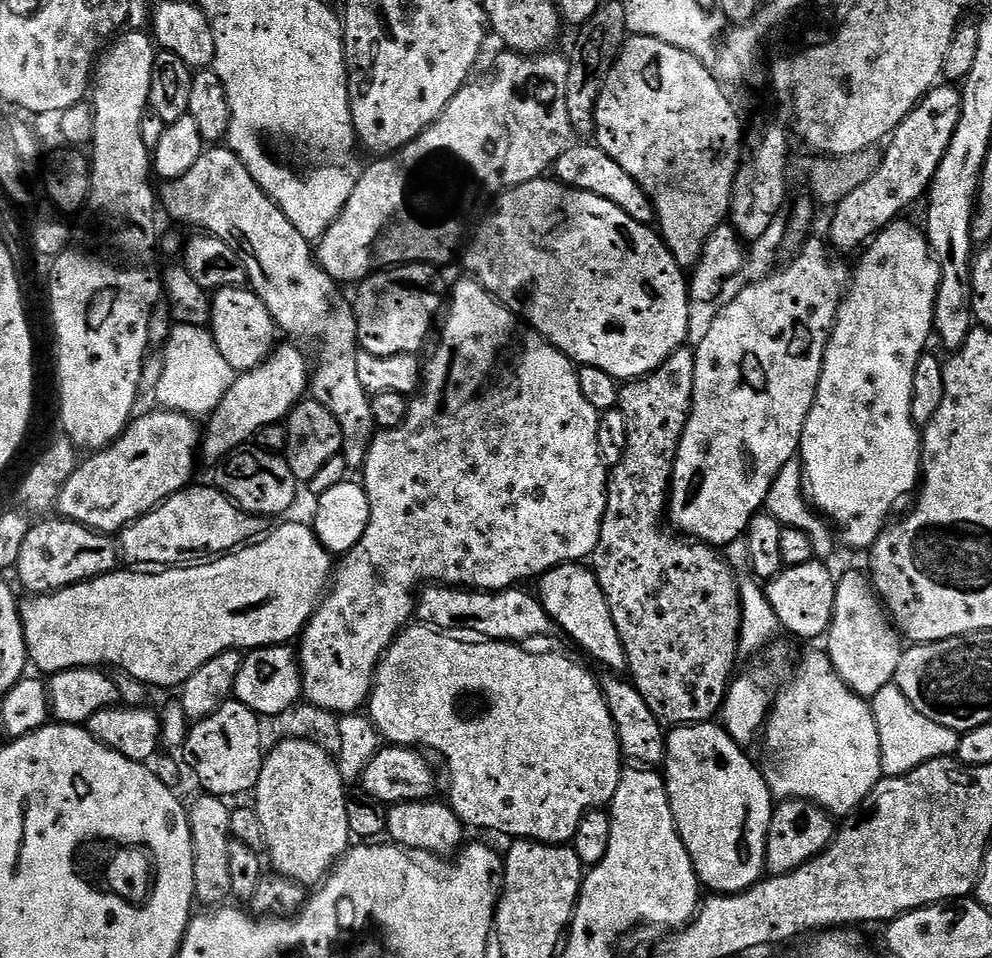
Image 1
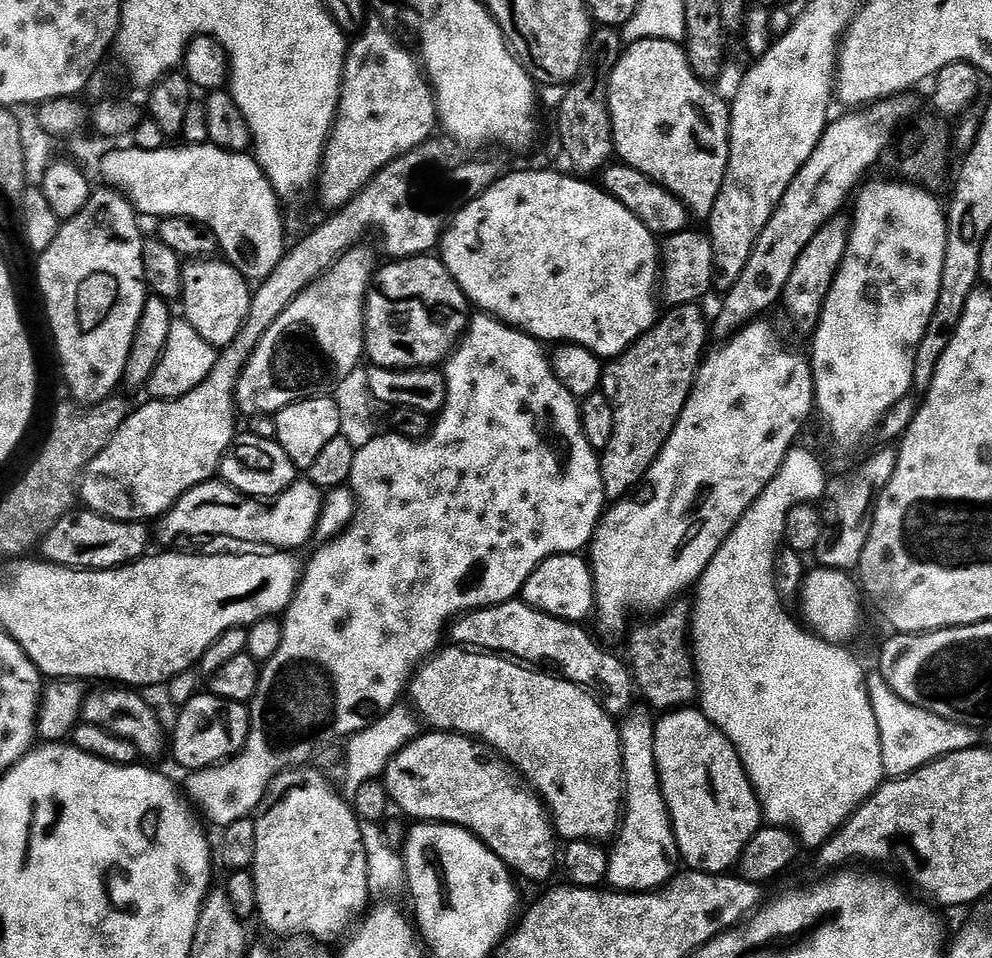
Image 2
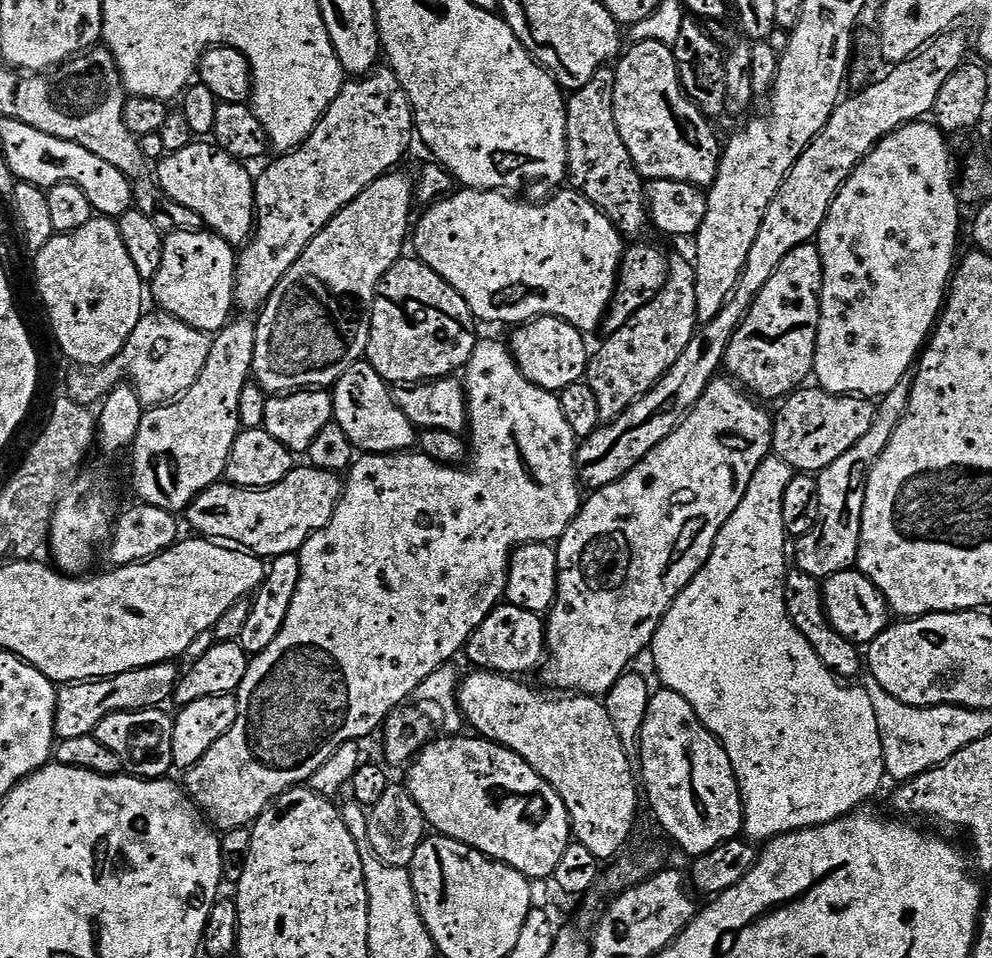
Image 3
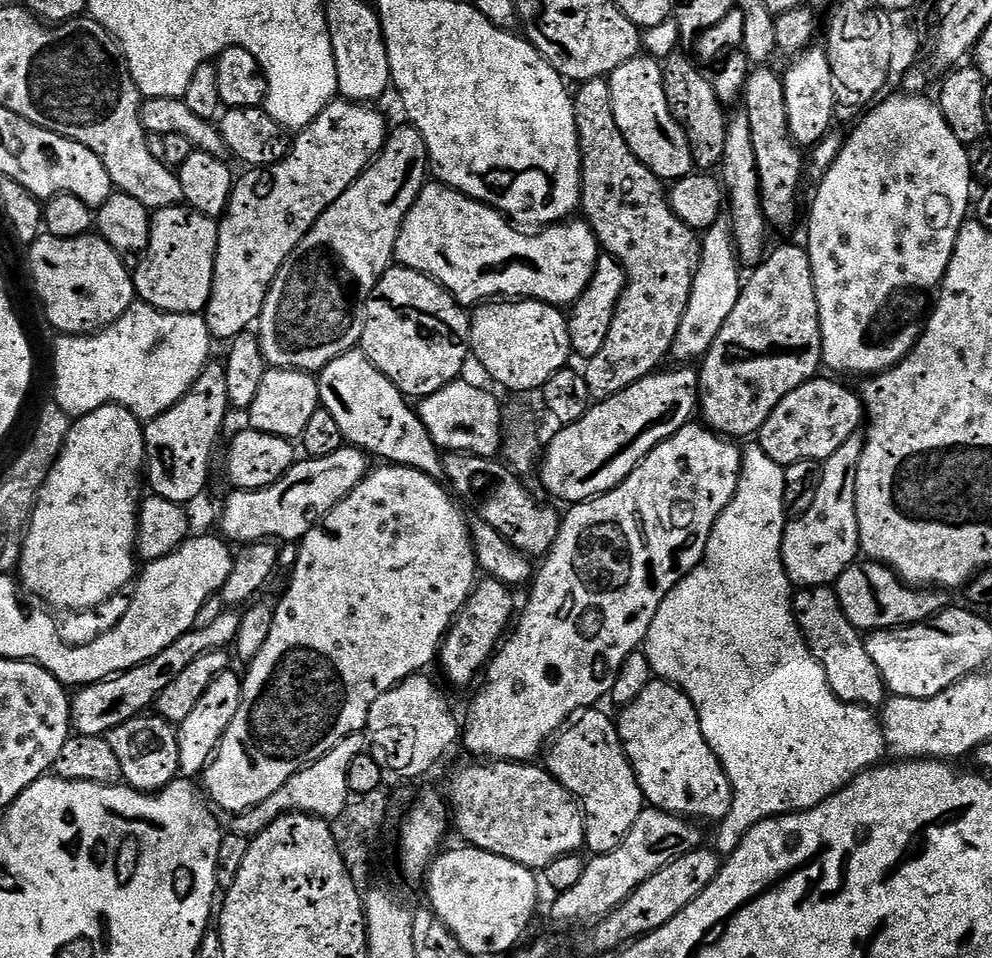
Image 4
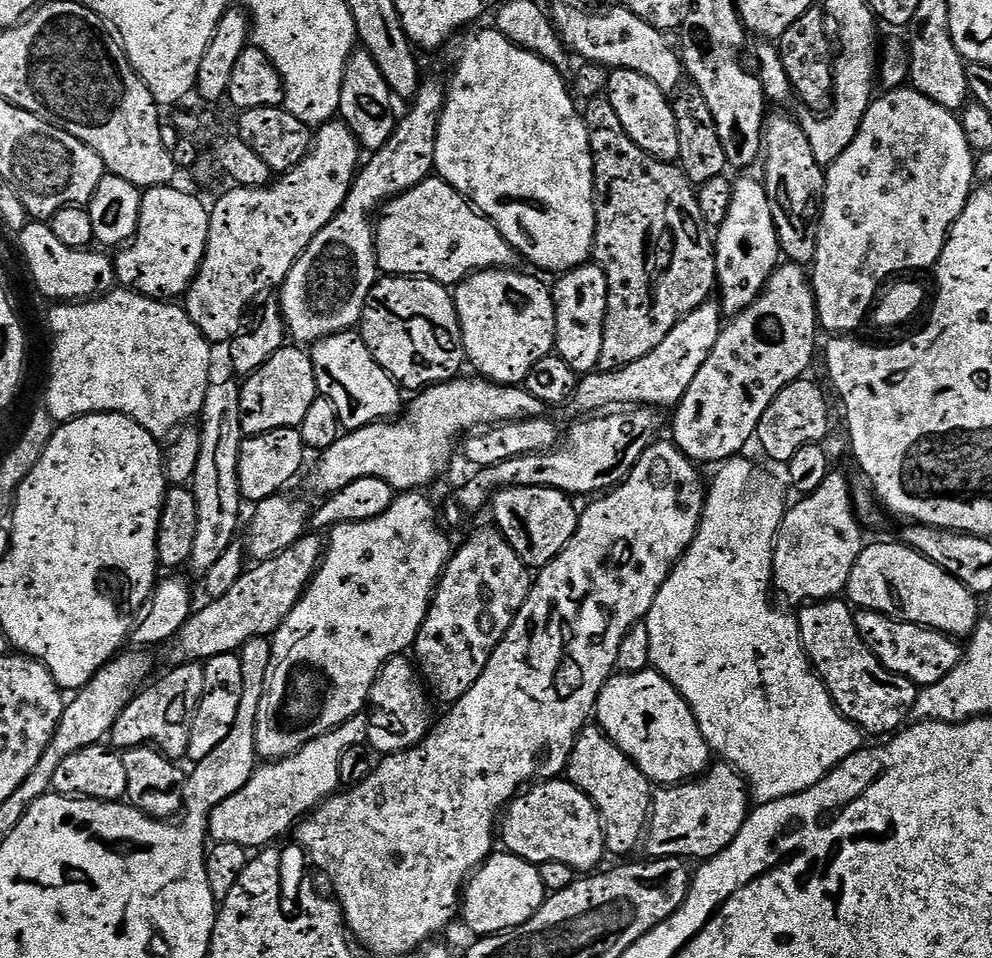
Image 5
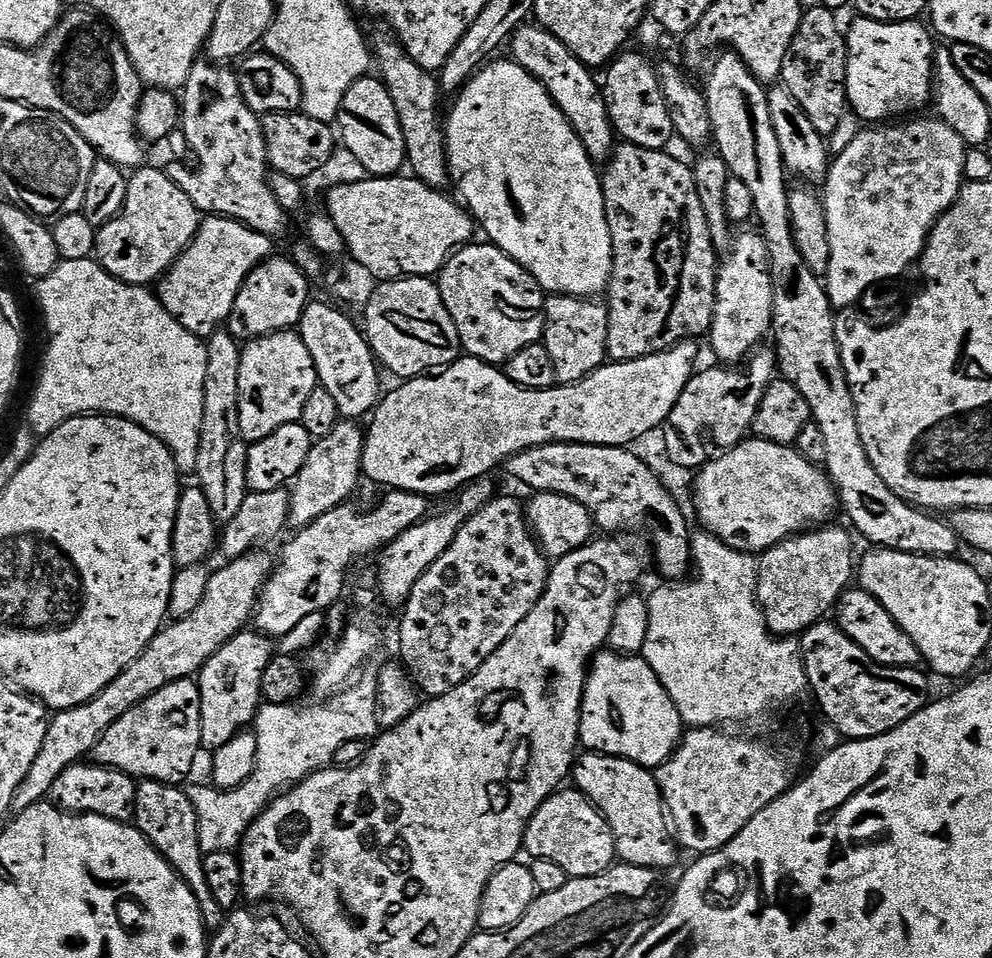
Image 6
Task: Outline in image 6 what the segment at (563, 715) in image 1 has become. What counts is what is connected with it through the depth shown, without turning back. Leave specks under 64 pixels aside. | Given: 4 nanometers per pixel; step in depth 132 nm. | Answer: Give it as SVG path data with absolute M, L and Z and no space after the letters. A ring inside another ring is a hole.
M585 751L575 761L570 780L576 791L581 792L604 815L604 820L610 826L610 830L616 839L616 855L623 863L657 870L665 870L664 868L675 866L678 848L670 839L670 836L670 841L668 841L668 836L664 833L664 824L666 828L664 796L660 793L660 788L656 784L655 775L649 769L617 756L607 756L601 752Z

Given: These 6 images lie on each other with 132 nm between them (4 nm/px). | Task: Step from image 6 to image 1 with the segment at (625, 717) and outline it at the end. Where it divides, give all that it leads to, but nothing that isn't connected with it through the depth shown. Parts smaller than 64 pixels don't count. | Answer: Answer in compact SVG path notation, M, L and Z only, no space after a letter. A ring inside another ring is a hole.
M716 722L673 727L664 742L662 775L668 788L674 826L682 838L682 846L690 854L701 885L712 894L744 892L766 876L766 834L770 830L774 797L765 773L760 773L744 752L747 751L739 742Z

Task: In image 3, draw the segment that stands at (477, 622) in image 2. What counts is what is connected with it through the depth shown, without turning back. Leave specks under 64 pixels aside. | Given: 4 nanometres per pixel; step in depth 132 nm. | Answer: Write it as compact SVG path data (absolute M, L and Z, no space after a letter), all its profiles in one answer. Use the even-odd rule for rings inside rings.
M501 602L481 622L466 645L466 656L477 669L501 674L532 672L541 667L546 656L546 624L541 613L522 610L518 606Z

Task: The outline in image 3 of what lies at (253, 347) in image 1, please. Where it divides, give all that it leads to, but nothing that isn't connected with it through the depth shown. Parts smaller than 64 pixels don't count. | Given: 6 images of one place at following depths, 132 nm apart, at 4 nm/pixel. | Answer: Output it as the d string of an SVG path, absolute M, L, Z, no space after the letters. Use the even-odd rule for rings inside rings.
M211 230L167 233L162 246L162 264L150 282L150 296L156 299L155 307L199 332L219 332L230 323L233 315L237 259L237 249Z

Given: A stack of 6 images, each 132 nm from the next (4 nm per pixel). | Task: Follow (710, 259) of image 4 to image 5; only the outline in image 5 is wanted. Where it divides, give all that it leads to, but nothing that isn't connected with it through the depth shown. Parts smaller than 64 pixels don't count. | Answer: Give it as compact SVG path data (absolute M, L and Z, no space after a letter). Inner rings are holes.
M709 302L689 312L683 320L679 320L646 354L646 358L638 358L638 362L630 362L626 367L613 372L589 372L577 383L576 395L572 397L571 407L576 407L580 414L600 414L613 406L675 406L690 390L690 382L694 382L694 374L702 370L706 358L710 358L710 350L714 350L714 342L718 342L722 327L722 309L719 303Z

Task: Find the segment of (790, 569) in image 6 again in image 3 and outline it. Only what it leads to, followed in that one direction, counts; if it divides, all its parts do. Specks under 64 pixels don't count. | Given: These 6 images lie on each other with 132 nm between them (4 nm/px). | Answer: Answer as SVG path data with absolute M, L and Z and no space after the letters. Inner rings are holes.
M909 374L894 386L886 395L879 397L876 404L874 422L870 430L842 454L835 462L830 462L818 474L818 518L806 535L799 537L794 544L794 564L799 571L810 574L821 582L839 572L849 571L856 563L860 545L860 527L862 526L862 506L864 505L864 484L868 481L868 472L878 462L882 450L890 442L898 422L910 404L910 390L914 386L914 375Z

